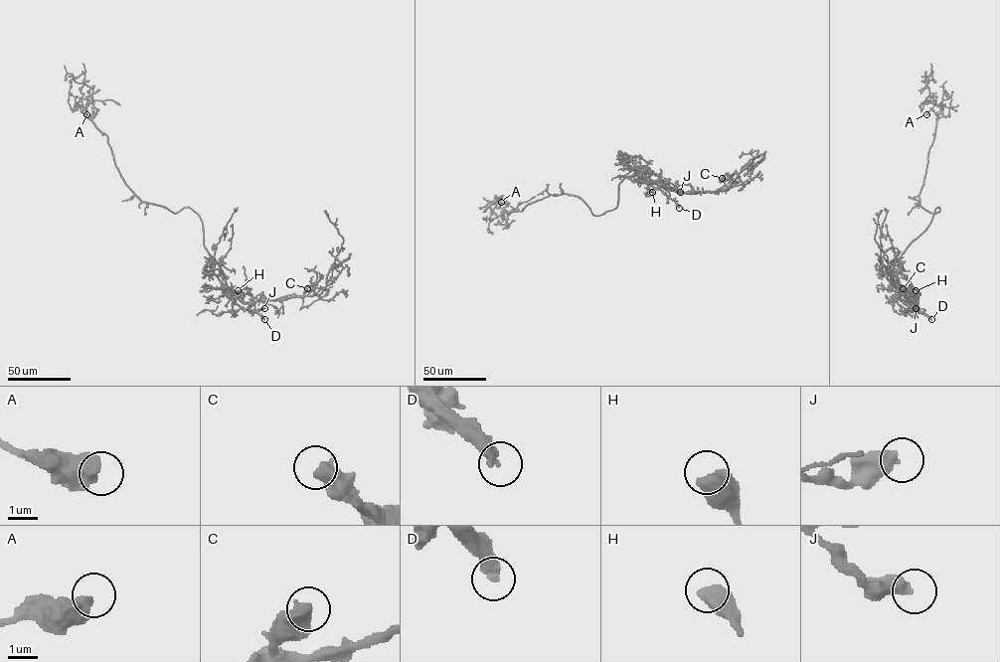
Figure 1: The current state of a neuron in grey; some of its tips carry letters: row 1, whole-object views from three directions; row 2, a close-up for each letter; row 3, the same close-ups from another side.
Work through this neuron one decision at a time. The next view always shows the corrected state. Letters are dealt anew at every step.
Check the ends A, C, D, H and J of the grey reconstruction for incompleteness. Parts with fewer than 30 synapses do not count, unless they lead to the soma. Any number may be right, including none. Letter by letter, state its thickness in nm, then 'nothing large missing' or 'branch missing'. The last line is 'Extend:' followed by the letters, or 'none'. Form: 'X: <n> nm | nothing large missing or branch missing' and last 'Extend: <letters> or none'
A: 600 nm | nothing large missing
C: 550 nm | nothing large missing
D: 440 nm | branch missing
H: 600 nm | nothing large missing
J: 480 nm | nothing large missing
Extend: D

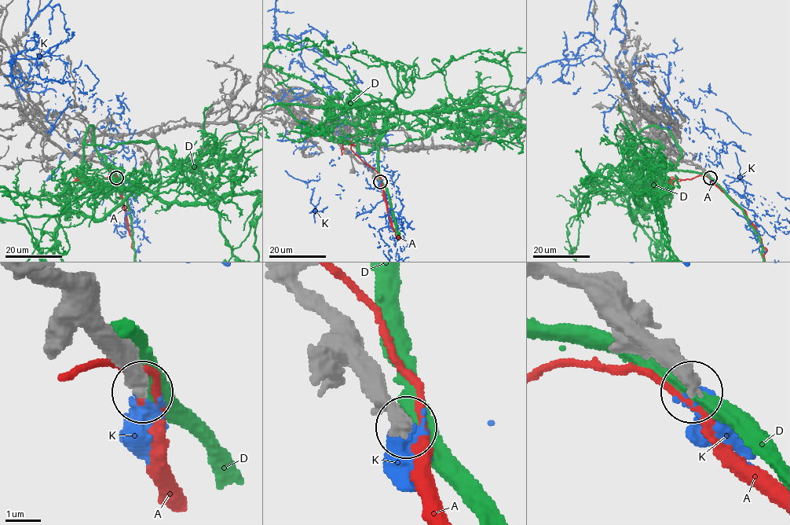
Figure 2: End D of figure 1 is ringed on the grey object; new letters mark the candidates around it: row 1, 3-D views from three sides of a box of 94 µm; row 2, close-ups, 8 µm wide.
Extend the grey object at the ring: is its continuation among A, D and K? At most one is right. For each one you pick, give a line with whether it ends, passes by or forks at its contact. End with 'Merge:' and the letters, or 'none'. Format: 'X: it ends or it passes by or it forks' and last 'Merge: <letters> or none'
A: it passes by
Merge: A

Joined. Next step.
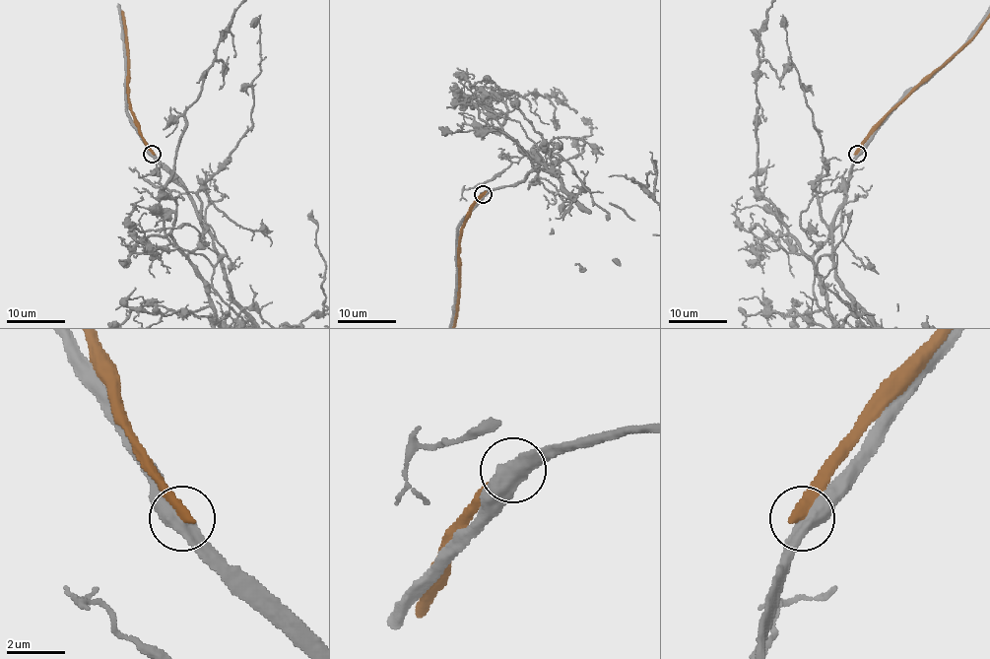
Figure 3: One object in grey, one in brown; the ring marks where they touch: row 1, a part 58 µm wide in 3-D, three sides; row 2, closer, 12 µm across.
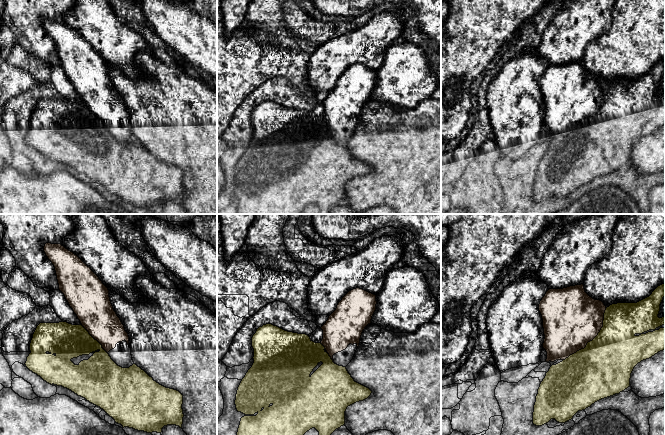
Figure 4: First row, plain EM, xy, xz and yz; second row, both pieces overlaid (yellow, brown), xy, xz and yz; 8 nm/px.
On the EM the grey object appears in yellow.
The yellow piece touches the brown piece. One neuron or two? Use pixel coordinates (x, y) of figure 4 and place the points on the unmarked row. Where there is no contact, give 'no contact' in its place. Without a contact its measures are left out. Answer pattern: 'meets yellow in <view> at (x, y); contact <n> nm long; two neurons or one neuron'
meets yellow in yz at (593, 115); contact 550 nm long; two neurons

